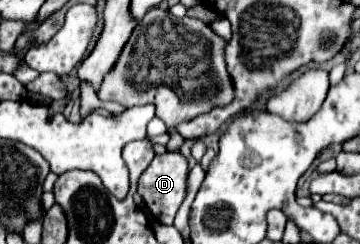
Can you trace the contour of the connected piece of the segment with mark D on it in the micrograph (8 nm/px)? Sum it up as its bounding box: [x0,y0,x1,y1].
[137,153,188,225]

